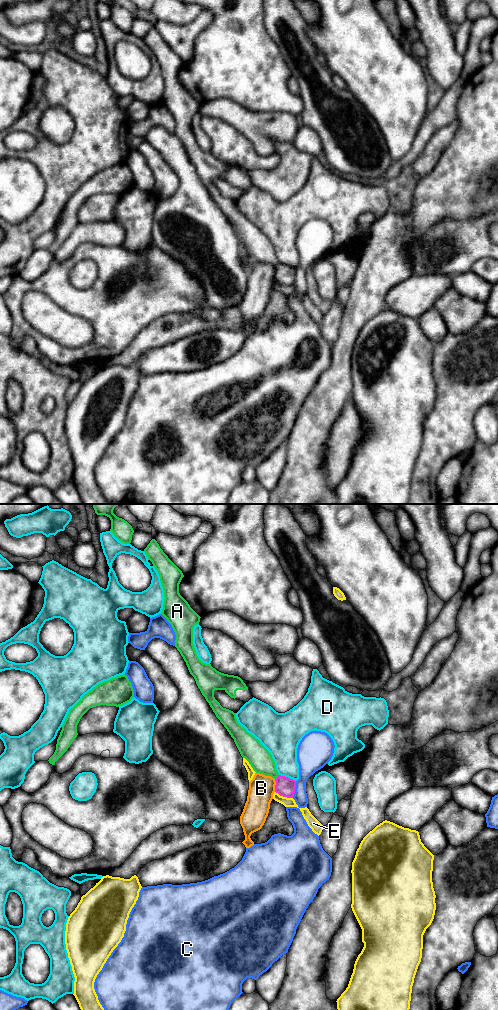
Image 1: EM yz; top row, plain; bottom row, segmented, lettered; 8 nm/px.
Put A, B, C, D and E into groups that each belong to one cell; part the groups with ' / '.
A / B / C / D / E

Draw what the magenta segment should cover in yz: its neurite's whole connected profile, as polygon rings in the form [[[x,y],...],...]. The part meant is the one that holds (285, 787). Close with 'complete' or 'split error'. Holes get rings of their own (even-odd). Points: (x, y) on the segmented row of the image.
[[[278,775],[275,779],[275,792],[280,796],[293,798],[295,793],[296,781],[285,776]]] | complete

